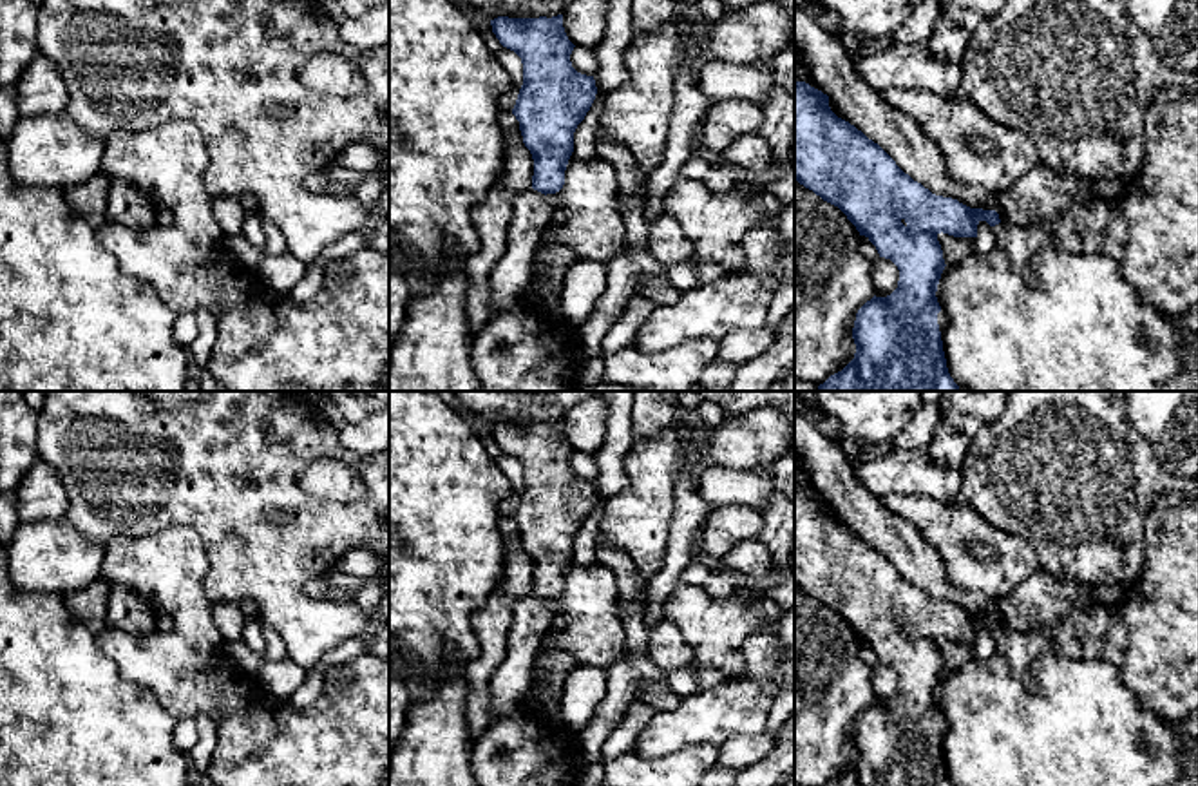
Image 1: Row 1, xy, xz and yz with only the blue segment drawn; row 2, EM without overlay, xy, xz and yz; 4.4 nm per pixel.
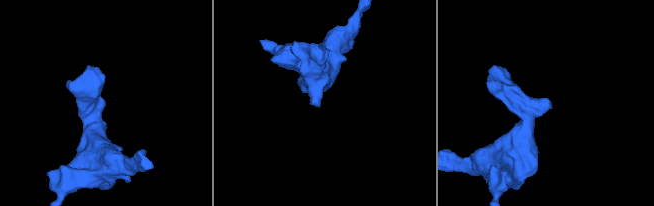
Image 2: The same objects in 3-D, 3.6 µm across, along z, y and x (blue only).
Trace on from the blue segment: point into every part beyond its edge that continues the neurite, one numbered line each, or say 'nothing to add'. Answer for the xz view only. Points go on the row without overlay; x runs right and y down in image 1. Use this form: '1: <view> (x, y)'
1: xz (509, 685)

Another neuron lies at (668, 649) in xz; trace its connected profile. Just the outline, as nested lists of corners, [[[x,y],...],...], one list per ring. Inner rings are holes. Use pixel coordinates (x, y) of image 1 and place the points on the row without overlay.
[[[664,618],[650,632],[648,657],[664,672],[693,665],[695,650],[688,645],[682,632]]]

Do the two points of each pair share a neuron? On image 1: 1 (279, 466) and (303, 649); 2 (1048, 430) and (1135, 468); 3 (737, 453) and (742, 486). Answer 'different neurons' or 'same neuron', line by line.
1: same neuron
2: same neuron
3: different neurons

